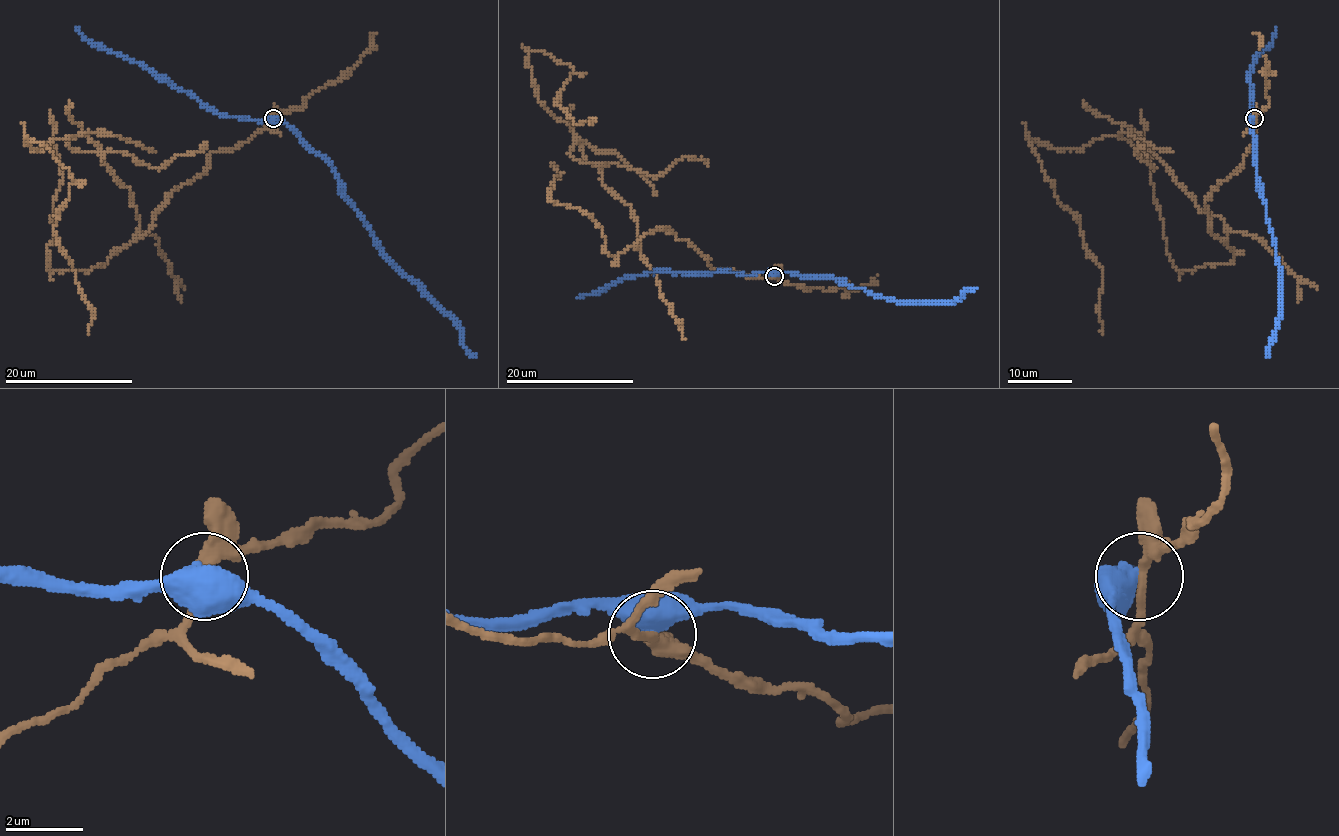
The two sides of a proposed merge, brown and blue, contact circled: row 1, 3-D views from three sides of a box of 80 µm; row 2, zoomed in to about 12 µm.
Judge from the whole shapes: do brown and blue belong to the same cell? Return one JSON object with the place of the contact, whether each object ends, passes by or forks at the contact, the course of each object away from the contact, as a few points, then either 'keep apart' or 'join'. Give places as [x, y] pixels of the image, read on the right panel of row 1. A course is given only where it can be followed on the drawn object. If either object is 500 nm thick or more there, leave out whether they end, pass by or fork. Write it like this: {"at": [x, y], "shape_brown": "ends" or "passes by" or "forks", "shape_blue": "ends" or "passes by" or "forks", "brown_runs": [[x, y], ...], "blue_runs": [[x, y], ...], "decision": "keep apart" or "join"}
{"at": [1254, 118], "shape_brown": "passes by", "shape_blue": "passes by", "brown_runs": [[1254, 117], [1244, 162], [1206, 202], [1225, 239], [1148, 151], [1030, 140], [1103, 273], [1103, 335]], "blue_runs": [[1254, 117], [1251, 122], [1259, 191], [1275, 239], [1275, 260], [1279, 268], [1279, 321], [1267, 351], [1268, 357]], "decision": "keep apart"}

